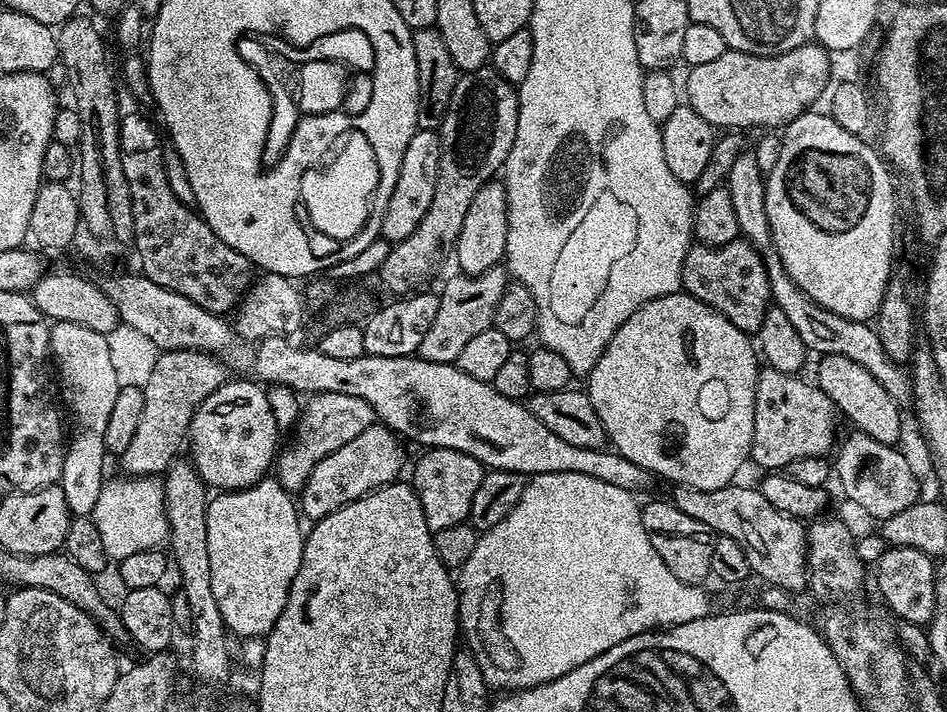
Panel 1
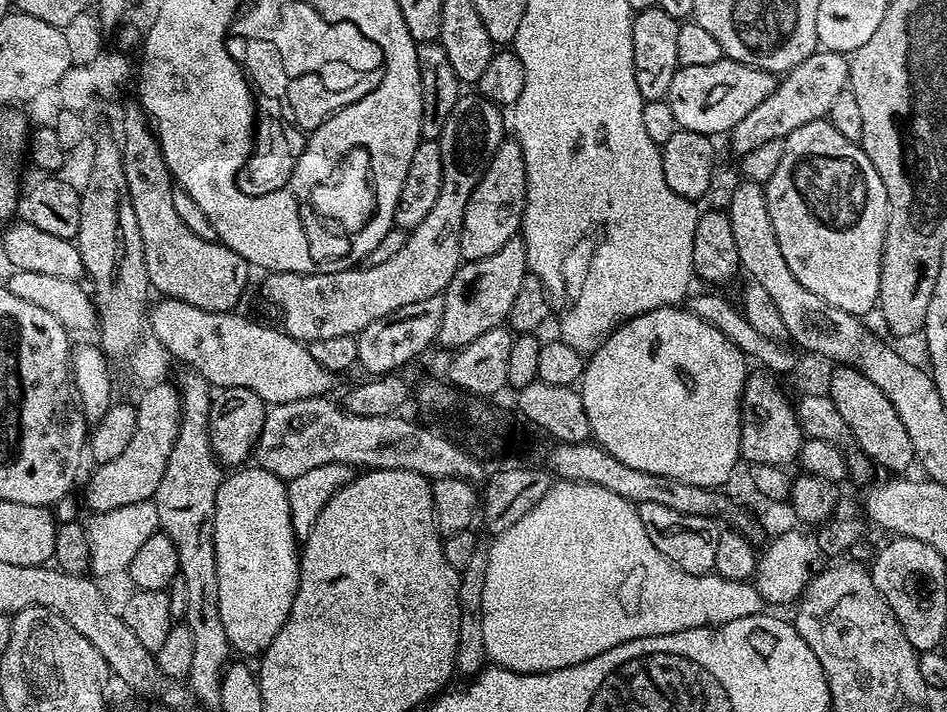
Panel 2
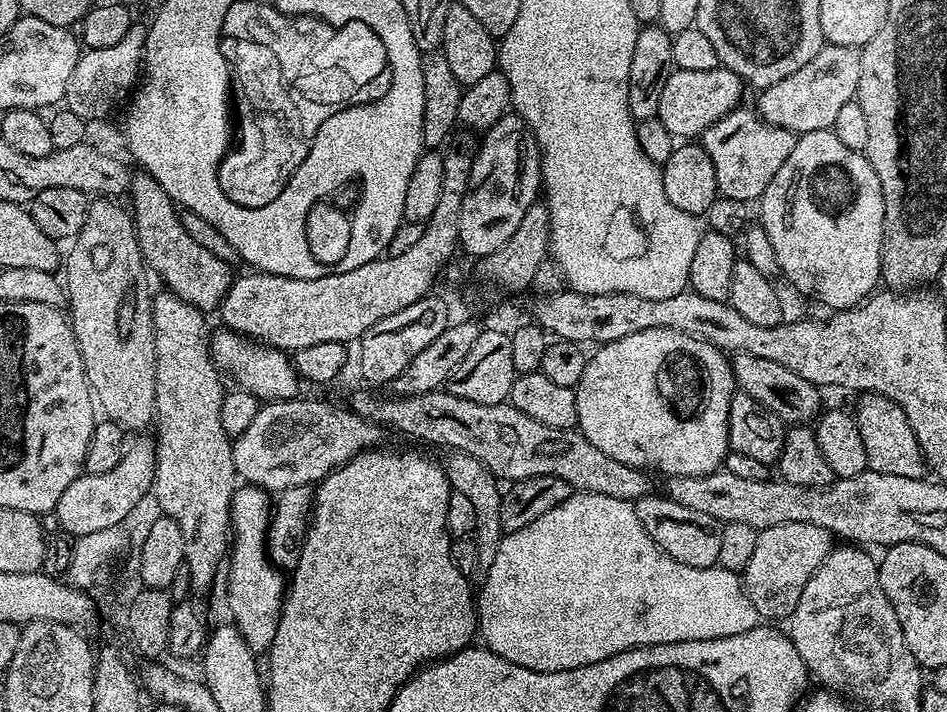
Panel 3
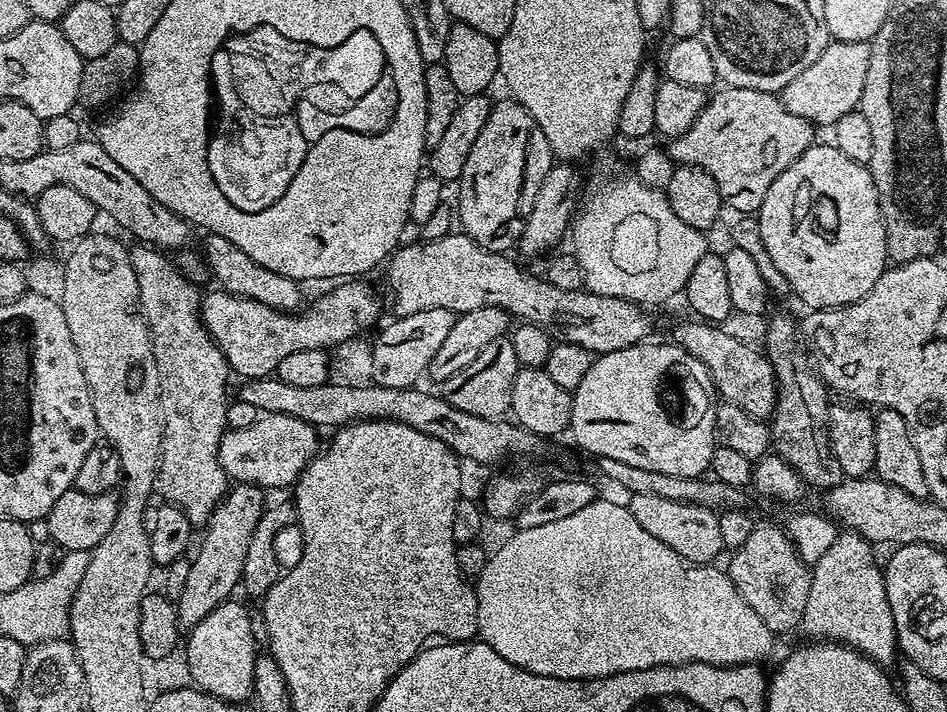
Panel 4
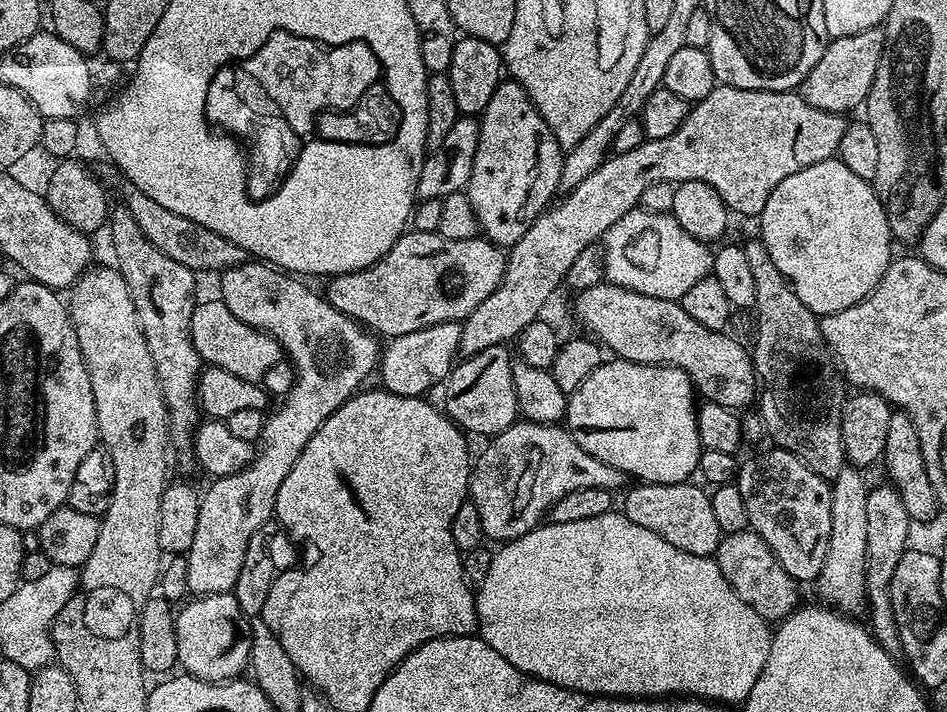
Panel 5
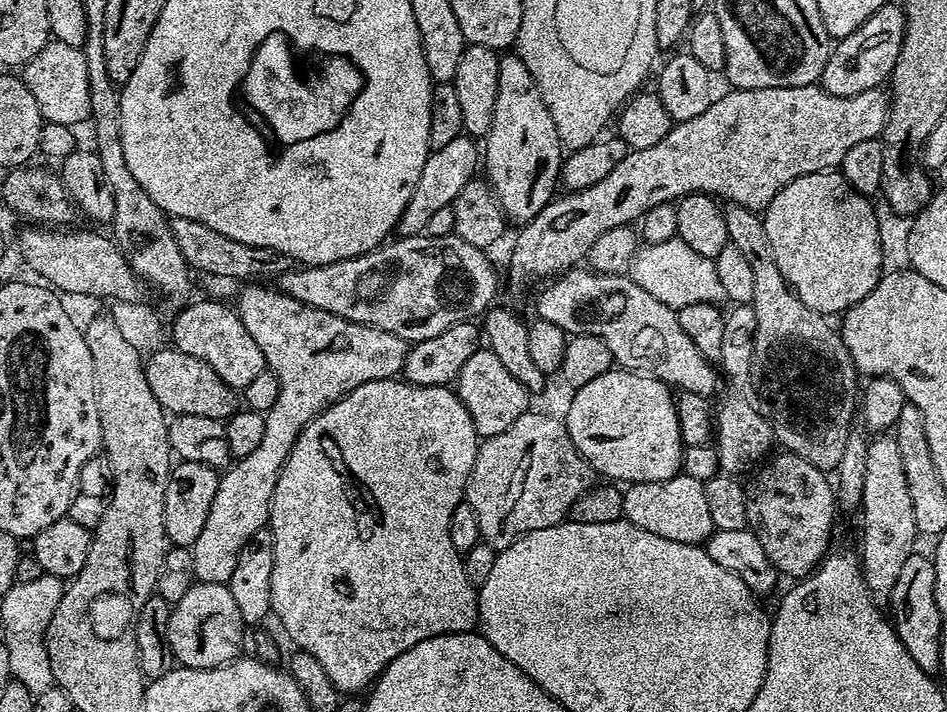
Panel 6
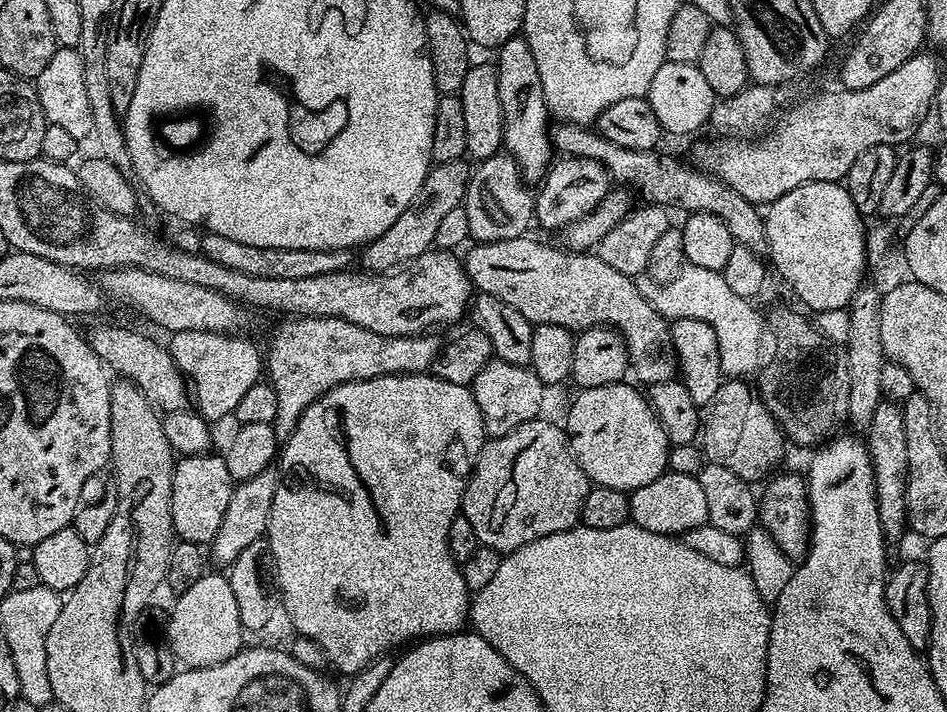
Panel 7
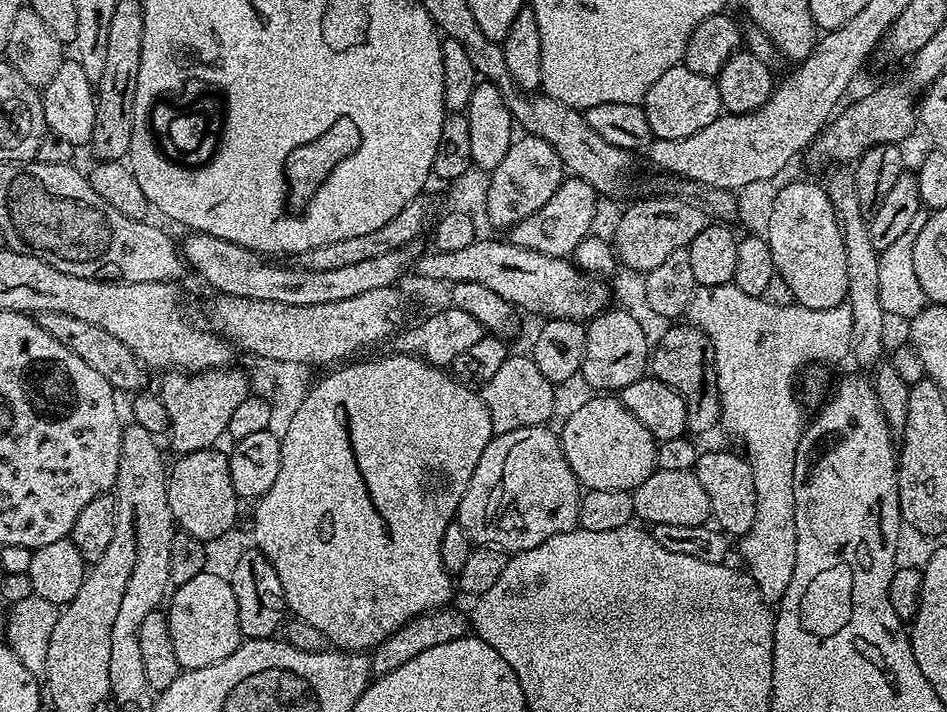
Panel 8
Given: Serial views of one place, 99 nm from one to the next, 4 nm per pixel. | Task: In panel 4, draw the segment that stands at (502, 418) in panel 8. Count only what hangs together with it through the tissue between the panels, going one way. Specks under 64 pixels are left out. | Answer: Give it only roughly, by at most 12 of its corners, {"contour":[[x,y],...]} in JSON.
{"contour":[[499,336],[442,381],[450,406],[507,417],[520,367]]}

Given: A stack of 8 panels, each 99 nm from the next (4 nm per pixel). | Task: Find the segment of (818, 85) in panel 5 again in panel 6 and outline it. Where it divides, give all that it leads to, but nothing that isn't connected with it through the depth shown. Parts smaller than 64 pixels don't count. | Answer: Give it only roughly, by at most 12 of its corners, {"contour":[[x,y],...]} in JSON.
{"contour":[[885,2],[835,41],[819,83],[835,96],[881,87],[898,62],[903,7]]}

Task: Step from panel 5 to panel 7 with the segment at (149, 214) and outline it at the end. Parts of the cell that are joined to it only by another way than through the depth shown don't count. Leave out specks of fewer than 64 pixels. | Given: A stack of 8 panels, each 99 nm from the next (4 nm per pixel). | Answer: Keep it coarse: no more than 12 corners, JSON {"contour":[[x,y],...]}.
{"contour":[[204,232],[199,251],[254,278],[345,271],[338,250],[263,248]]}

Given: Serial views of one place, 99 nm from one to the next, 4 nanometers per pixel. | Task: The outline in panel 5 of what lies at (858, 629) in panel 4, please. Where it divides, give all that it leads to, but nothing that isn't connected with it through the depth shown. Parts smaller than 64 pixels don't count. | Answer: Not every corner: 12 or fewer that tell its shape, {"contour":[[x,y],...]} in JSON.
{"contour":[[859,468],[831,482],[829,549],[814,587],[845,614],[865,607],[866,498]]}

